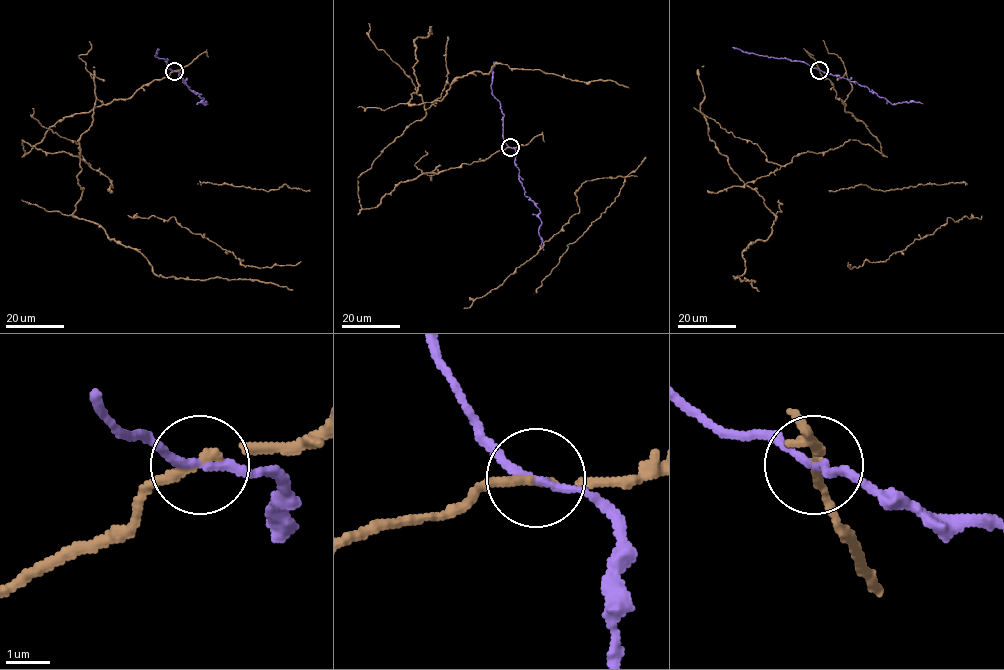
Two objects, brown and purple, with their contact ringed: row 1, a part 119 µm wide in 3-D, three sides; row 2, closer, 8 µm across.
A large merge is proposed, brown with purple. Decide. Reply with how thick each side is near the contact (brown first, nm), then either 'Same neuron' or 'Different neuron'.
Thickness 180 nm (brown) against 170 nm. Different neuron

